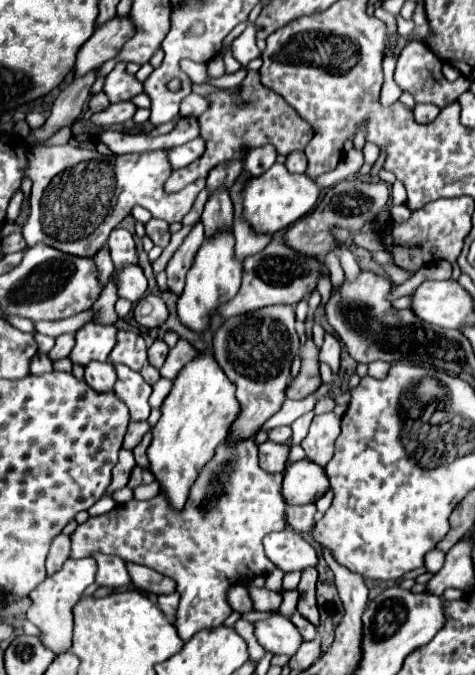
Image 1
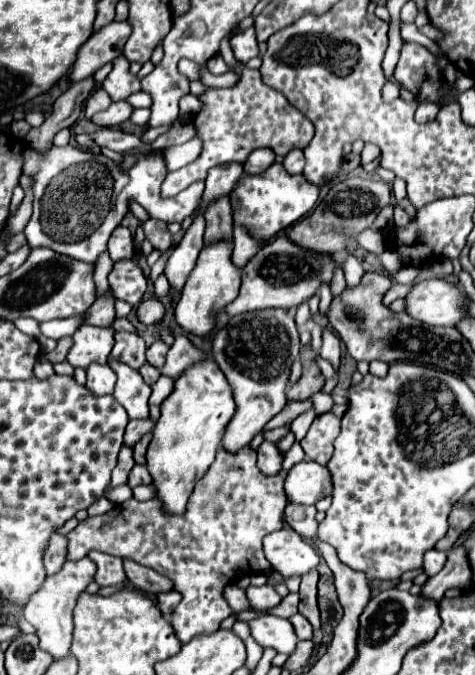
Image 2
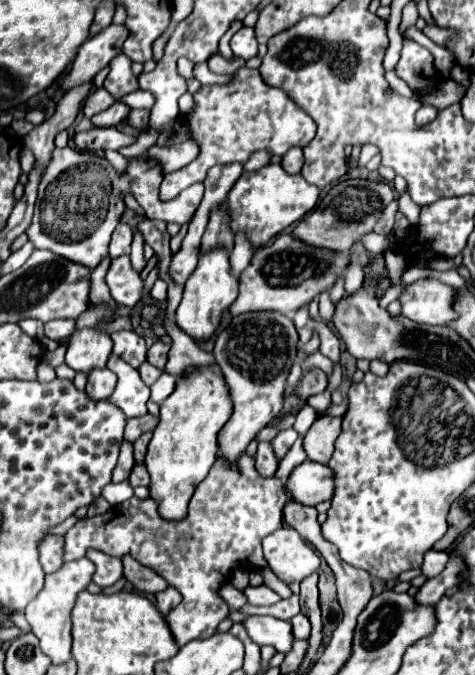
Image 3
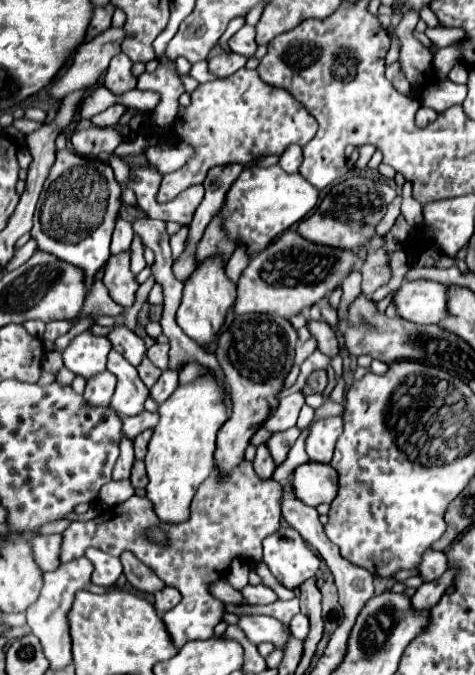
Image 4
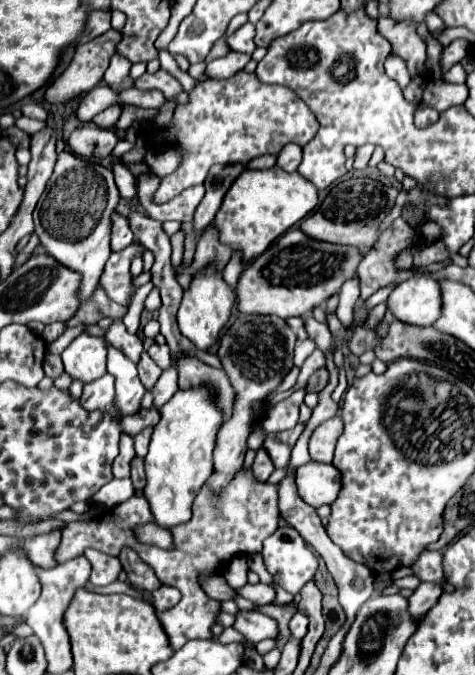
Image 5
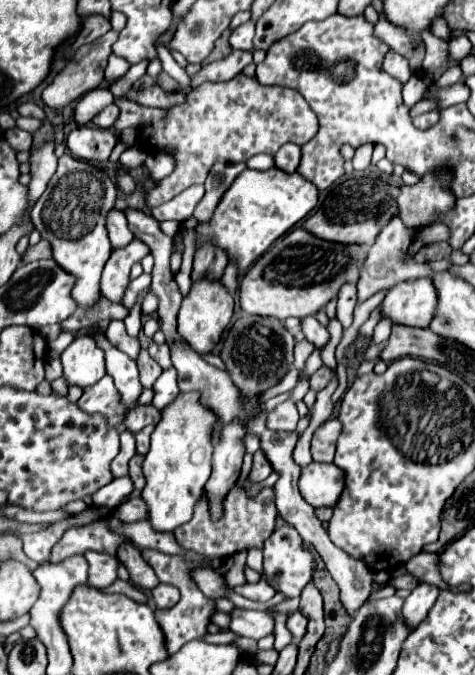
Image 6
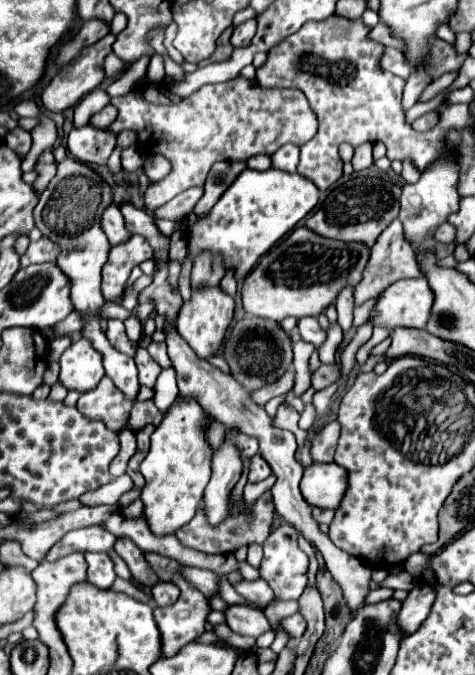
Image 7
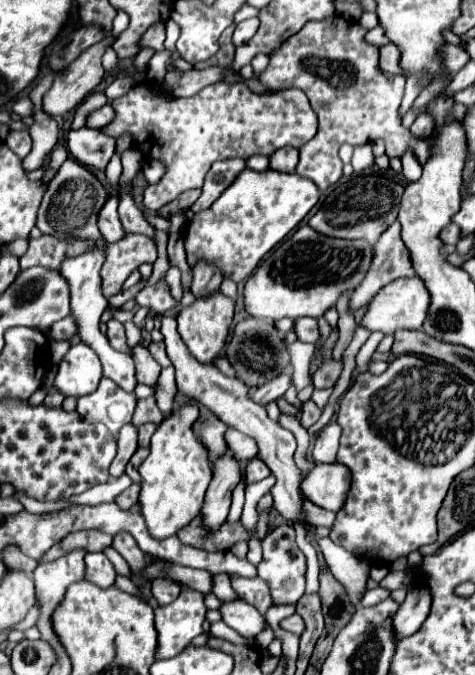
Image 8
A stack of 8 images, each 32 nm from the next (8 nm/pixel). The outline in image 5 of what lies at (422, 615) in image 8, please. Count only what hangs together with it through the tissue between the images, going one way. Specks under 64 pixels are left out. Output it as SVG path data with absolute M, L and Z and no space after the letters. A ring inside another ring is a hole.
M422 582L414 592L412 596L408 598L408 614L412 616L412 620L422 620L428 610L436 604L436 600L440 598L442 594L442 586L438 584L426 584Z

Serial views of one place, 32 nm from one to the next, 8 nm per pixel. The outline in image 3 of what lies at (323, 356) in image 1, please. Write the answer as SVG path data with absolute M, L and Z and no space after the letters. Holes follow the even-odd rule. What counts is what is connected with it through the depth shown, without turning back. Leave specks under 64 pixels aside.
M314 322L314 330L318 332L318 338L320 338L320 352L324 356L328 356L332 362L336 362L338 356L340 356L340 340L338 340L338 336L324 322Z

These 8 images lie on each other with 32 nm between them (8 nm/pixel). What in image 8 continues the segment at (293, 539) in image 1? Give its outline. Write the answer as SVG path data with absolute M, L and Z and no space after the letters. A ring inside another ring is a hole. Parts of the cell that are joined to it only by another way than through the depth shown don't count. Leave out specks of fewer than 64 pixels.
M290 524L276 526L262 540L262 550L264 550L264 556L256 566L256 570L258 570L258 576L268 584L274 604L296 604L302 598L304 586L306 586L306 556L296 546L294 528Z

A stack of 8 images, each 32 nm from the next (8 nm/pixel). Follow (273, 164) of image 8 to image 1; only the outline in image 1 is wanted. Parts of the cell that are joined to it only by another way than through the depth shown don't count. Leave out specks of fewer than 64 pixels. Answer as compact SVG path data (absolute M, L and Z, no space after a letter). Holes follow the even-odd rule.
M292 152L292 154L288 154L284 166L292 174L304 174L304 170L306 170L306 156L304 156L304 152Z

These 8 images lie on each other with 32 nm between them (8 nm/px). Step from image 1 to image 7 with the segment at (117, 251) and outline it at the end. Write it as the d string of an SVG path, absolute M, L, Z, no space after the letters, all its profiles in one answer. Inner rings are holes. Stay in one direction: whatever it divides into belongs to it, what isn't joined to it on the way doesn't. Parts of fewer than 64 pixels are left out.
M112 202L104 210L100 226L102 226L102 232L108 236L110 244L120 244L120 242L128 240L128 236L130 236L130 232L124 228L124 218L120 216L120 210L118 210L116 202Z

